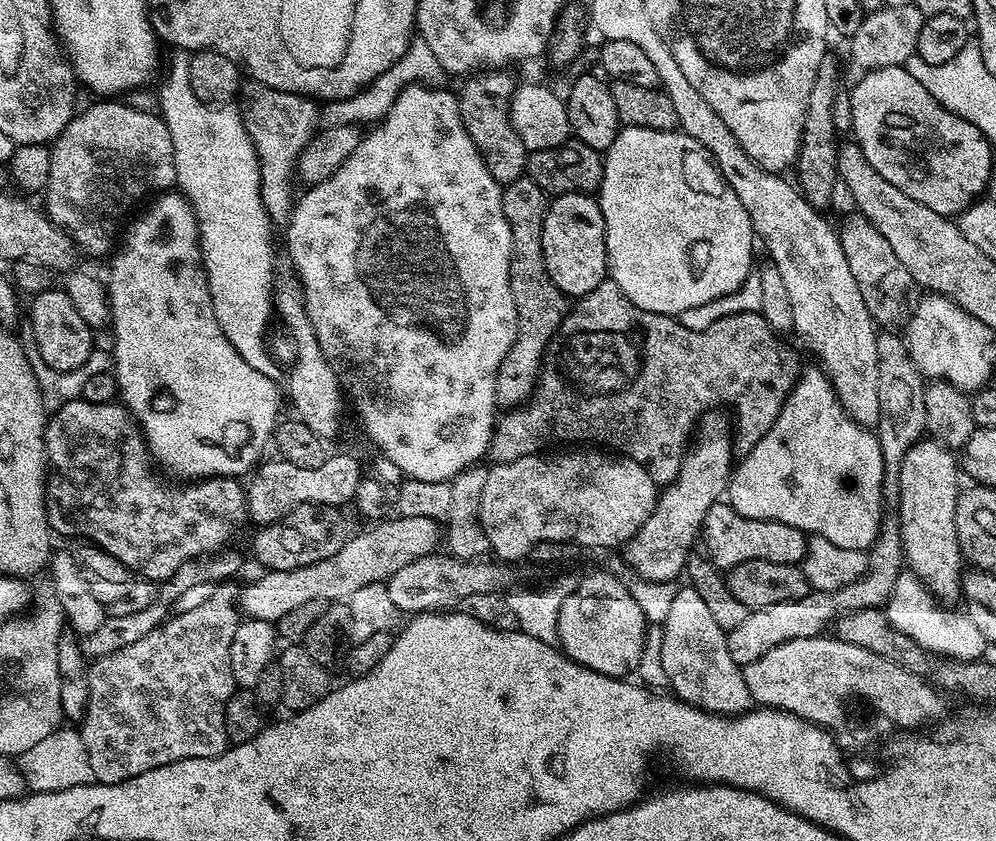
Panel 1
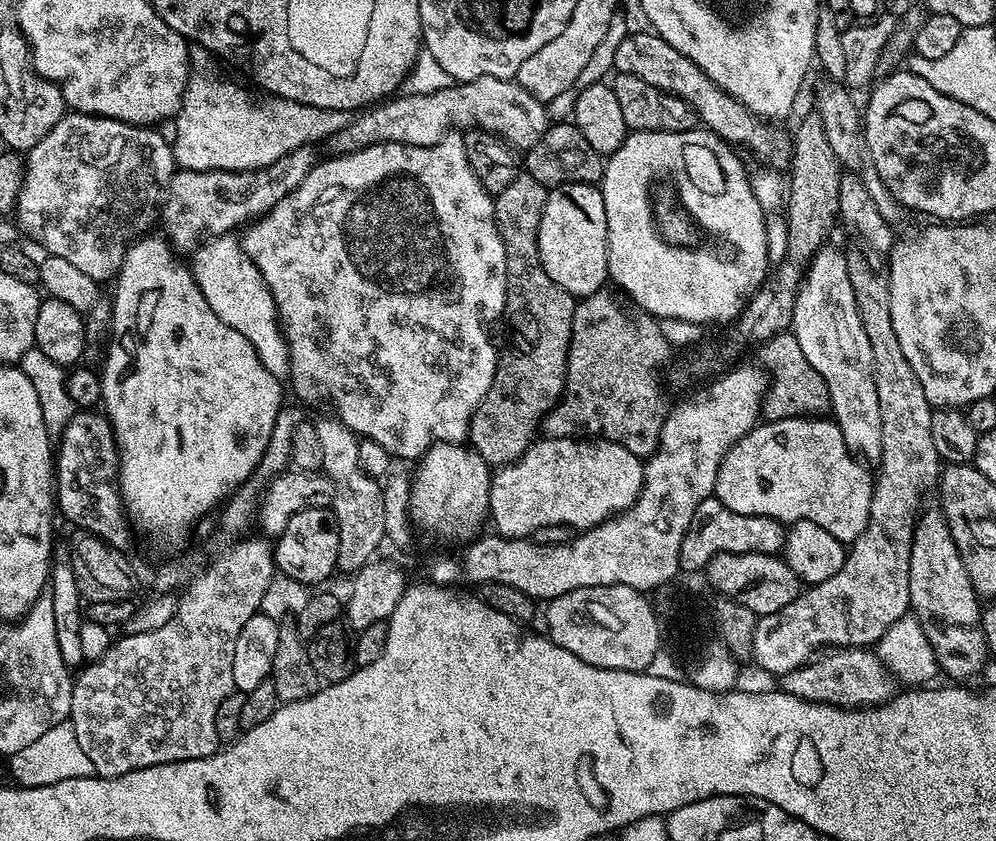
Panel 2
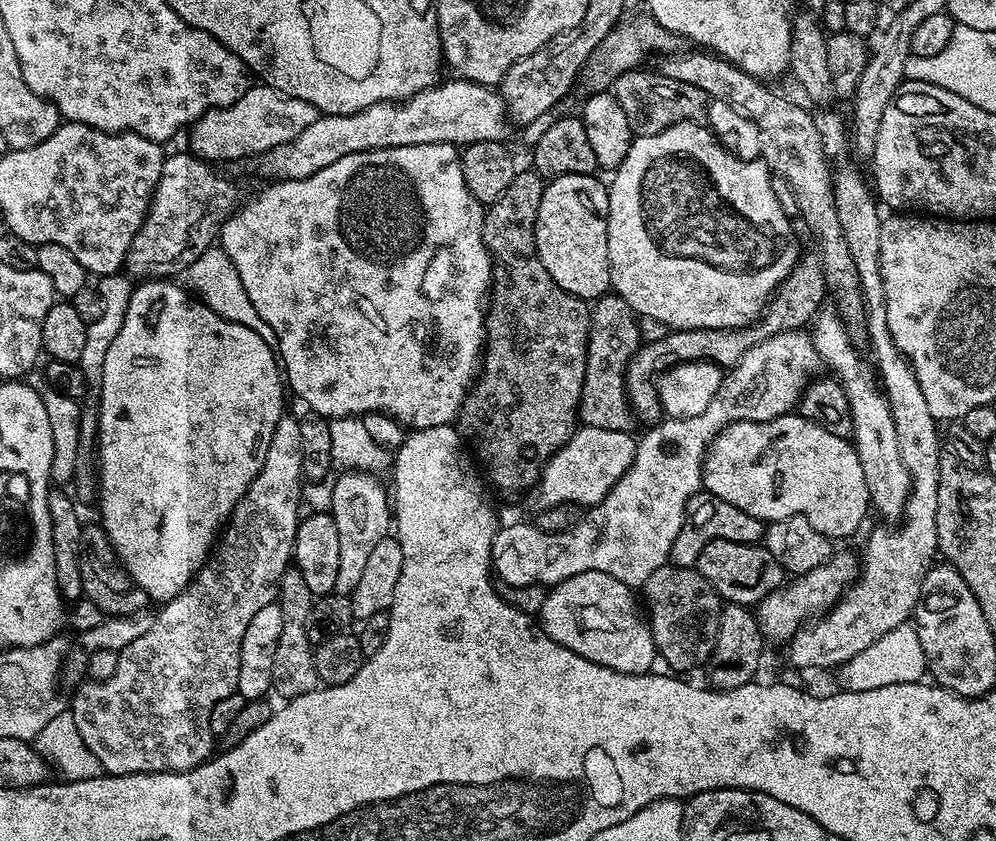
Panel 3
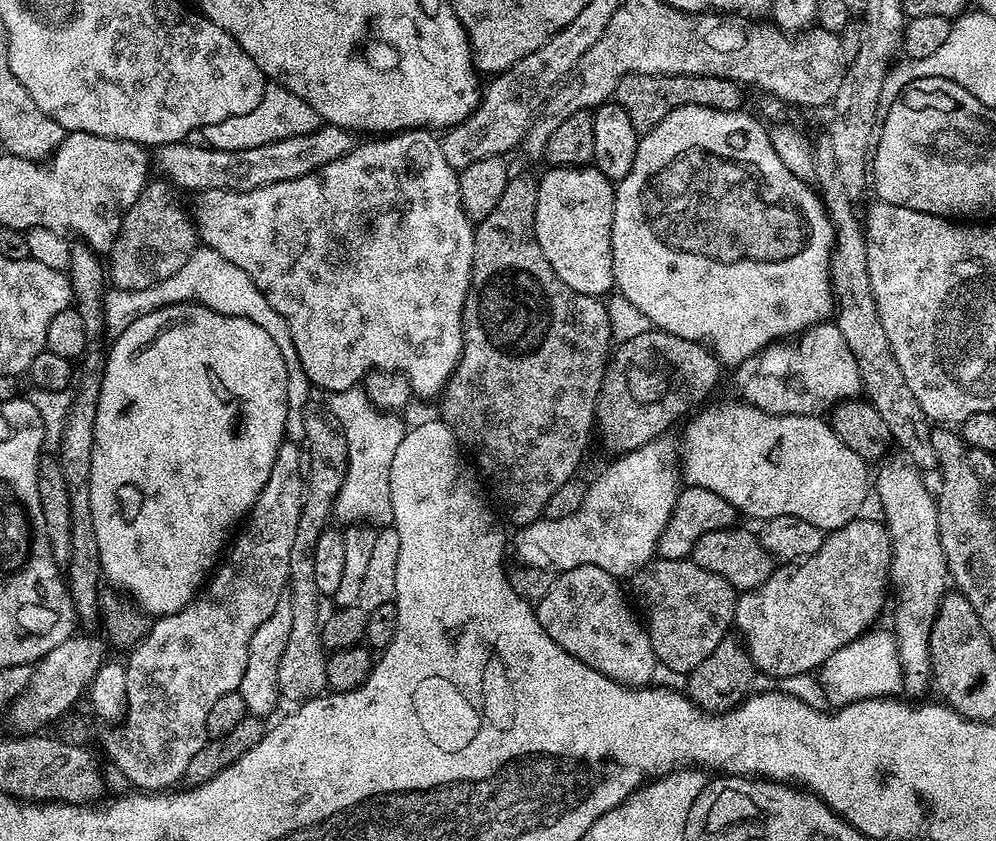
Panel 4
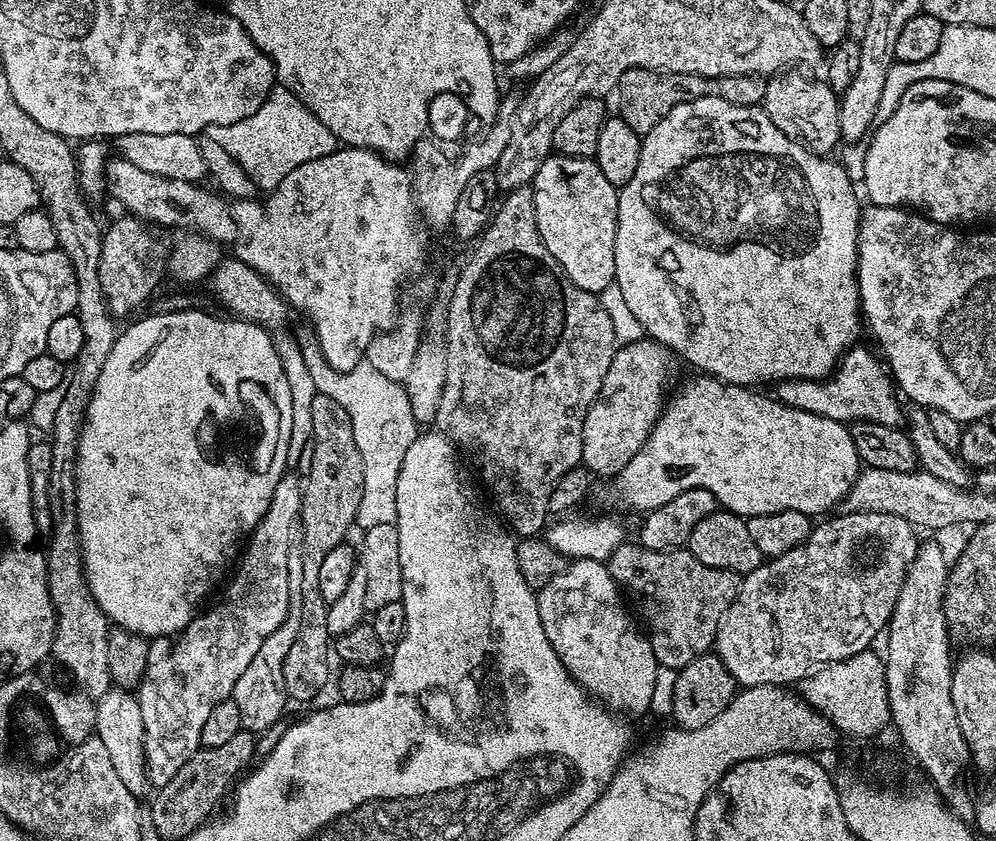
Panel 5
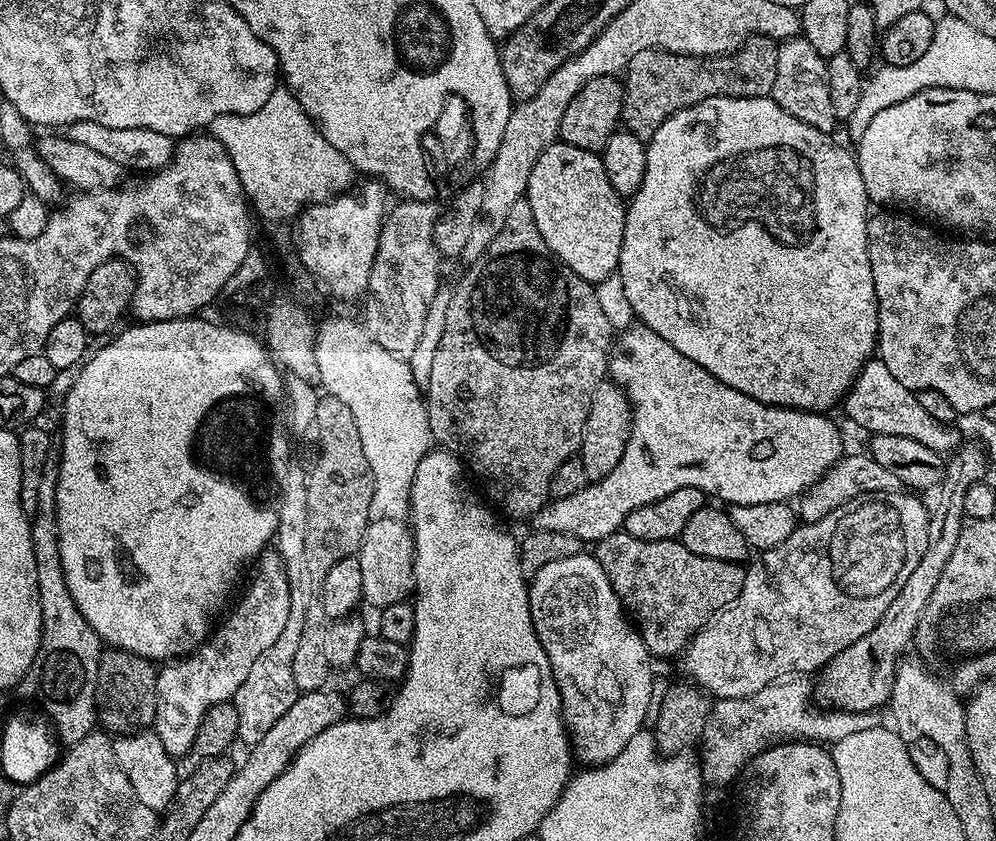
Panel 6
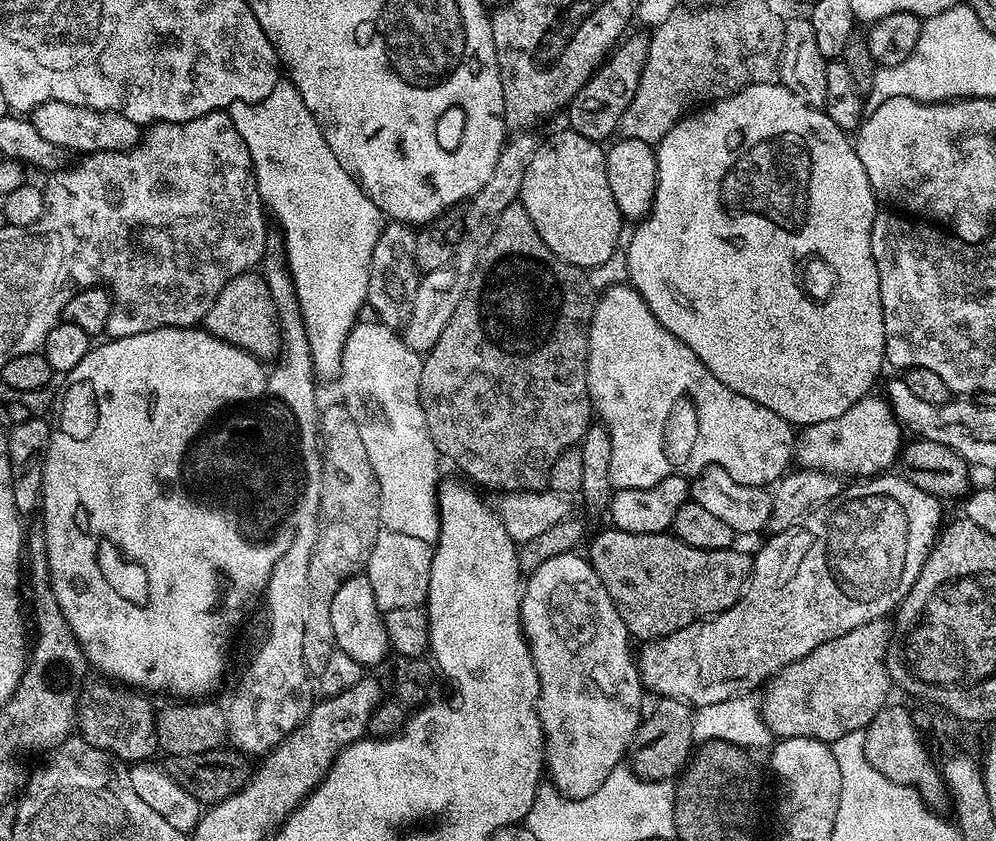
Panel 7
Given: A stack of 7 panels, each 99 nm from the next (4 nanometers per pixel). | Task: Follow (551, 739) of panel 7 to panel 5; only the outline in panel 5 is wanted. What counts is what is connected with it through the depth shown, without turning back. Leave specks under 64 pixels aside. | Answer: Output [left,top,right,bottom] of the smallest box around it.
[536,560,658,716]

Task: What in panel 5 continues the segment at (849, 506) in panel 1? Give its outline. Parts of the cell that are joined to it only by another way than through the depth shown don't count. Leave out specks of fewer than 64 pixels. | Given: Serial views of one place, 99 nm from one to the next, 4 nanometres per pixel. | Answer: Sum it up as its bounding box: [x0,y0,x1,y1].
[615,374,862,518]

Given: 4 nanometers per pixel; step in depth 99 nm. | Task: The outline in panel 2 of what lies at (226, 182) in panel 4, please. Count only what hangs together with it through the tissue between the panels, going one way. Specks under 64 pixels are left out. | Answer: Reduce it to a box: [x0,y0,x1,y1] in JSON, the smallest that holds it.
[326,78,550,156]

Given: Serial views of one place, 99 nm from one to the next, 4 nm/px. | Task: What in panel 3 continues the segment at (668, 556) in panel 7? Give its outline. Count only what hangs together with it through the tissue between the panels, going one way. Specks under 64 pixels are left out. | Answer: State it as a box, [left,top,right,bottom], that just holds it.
[642,563,722,674]

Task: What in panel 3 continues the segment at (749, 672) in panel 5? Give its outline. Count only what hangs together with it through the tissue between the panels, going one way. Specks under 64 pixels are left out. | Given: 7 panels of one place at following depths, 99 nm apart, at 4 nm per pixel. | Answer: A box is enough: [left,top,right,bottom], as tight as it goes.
[755,551,858,641]

